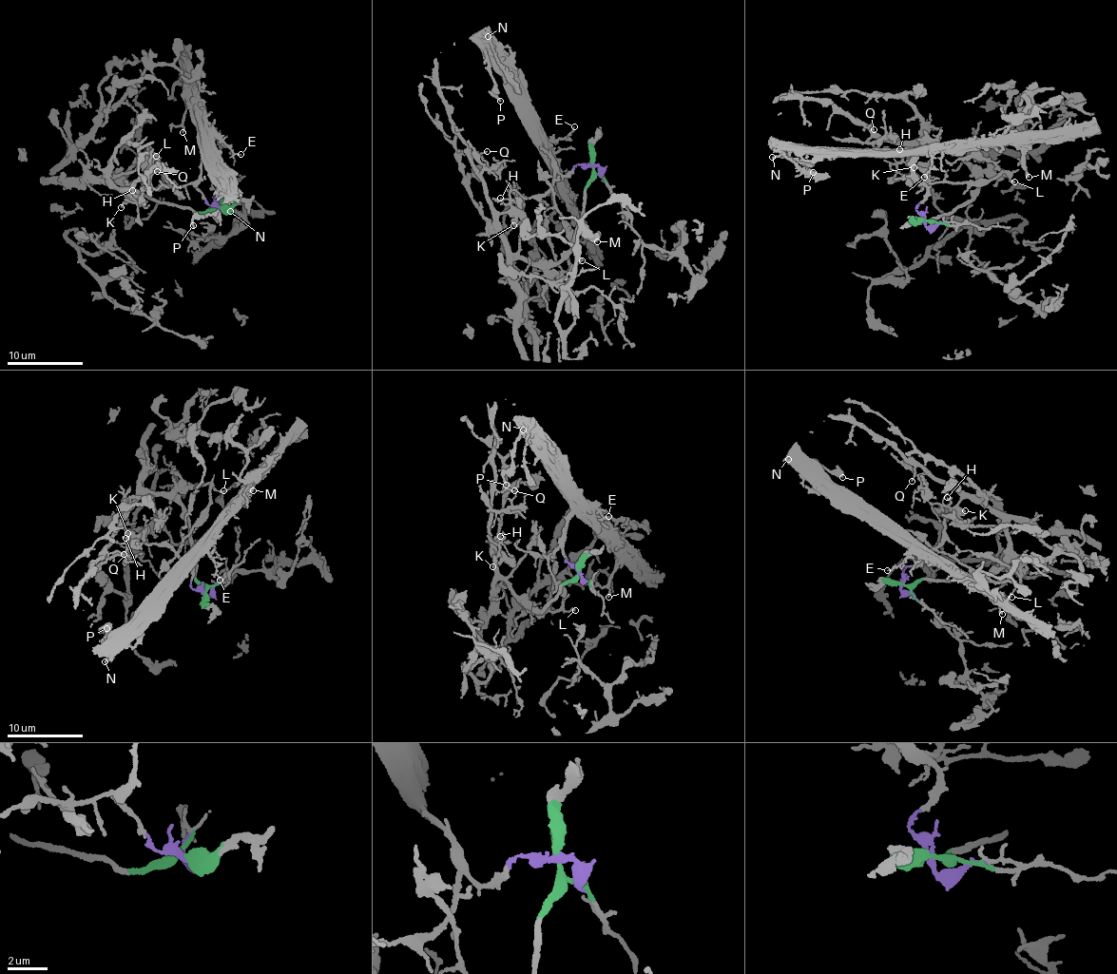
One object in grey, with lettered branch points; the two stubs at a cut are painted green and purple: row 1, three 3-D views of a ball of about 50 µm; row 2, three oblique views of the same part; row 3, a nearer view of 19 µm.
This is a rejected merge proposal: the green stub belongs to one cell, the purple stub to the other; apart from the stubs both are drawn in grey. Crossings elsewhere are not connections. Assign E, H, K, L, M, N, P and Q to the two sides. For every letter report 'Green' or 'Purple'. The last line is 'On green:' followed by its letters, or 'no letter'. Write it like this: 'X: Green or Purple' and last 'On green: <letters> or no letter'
E: Purple
H: Green
K: Green
L: Green
M: Purple
N: Purple
P: Purple
Q: Green
On green: H, K, L, Q

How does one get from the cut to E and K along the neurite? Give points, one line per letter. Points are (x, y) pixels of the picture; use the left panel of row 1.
E: (221, 208), (210, 206), (195, 187), (201, 174), (201, 159), (218, 138), (235, 152), (240, 154)
K: (221, 208), (216, 206), (198, 213), (180, 204), (141, 196), (130, 188), (105, 181), (130, 200), (121, 207)

